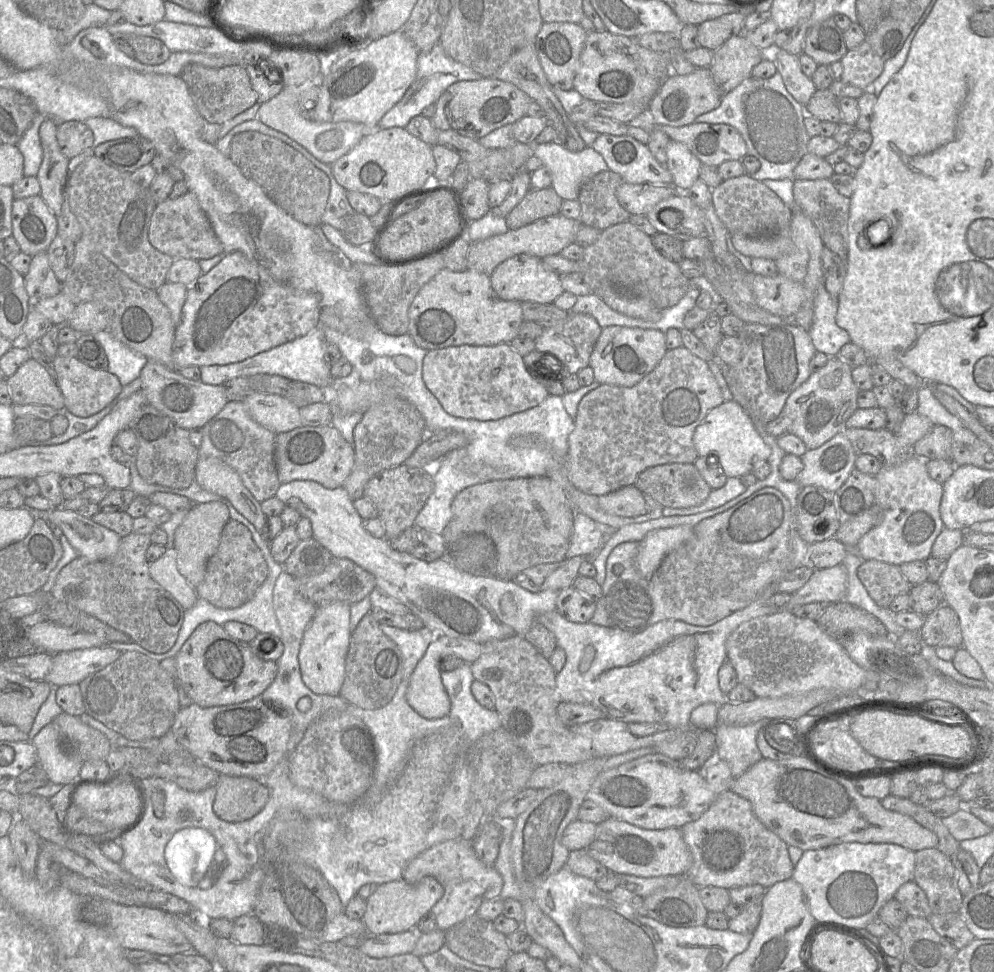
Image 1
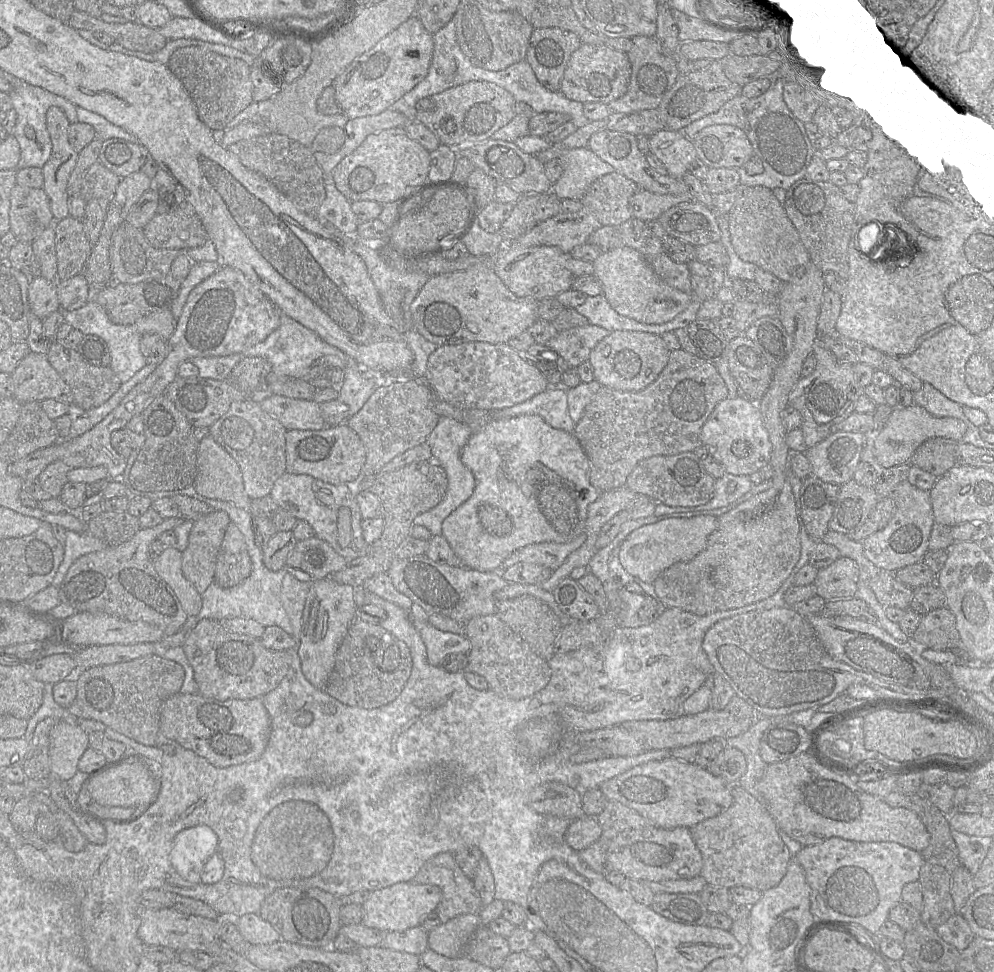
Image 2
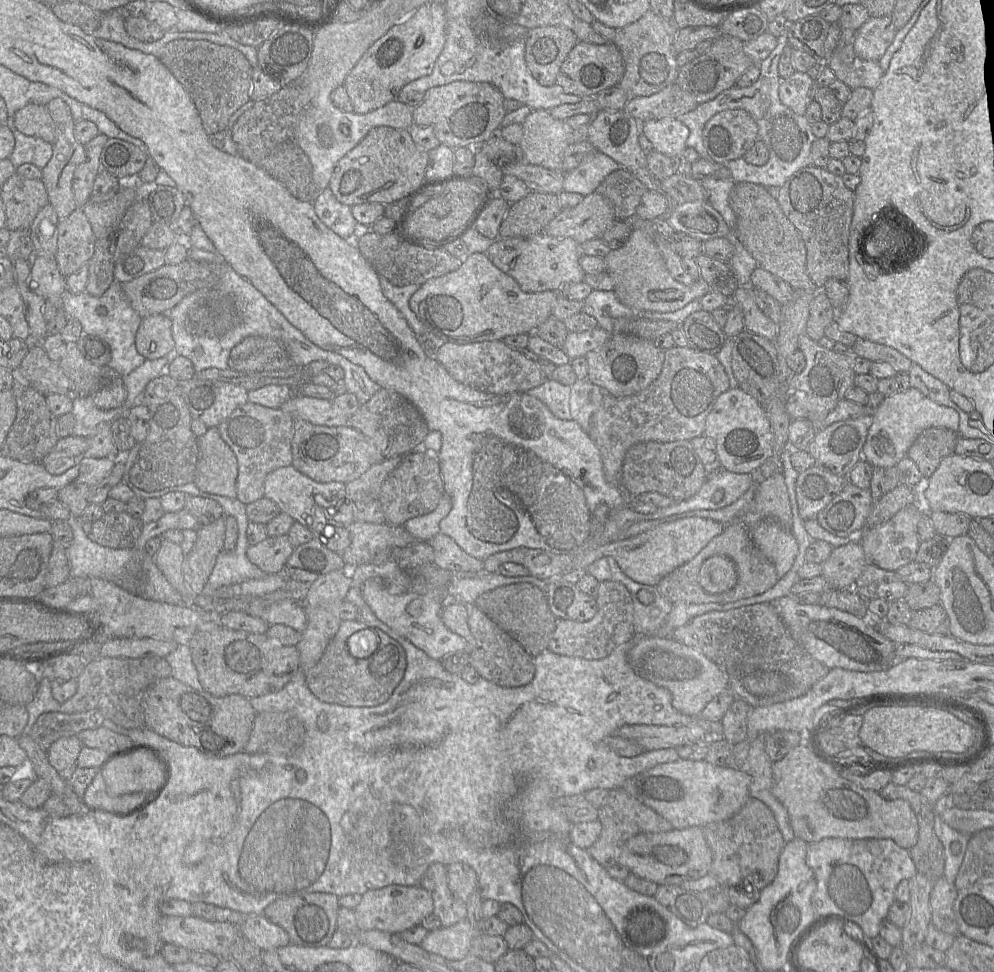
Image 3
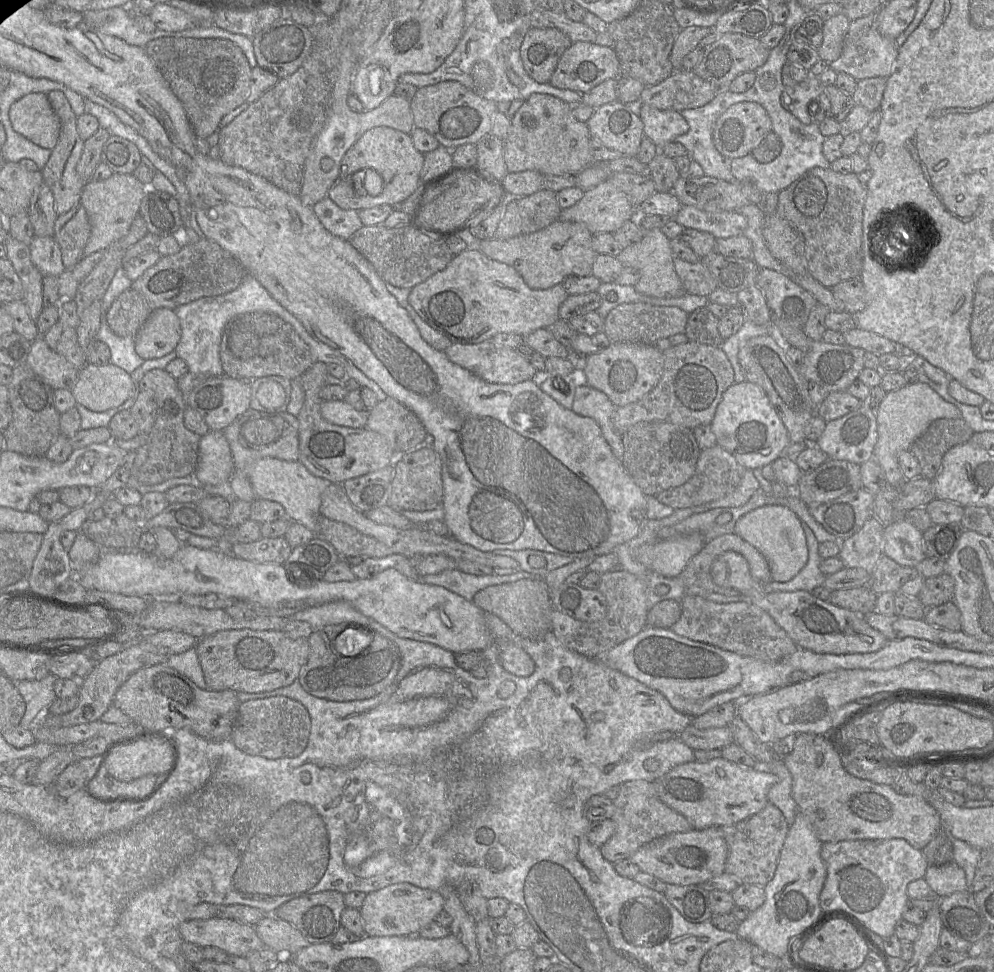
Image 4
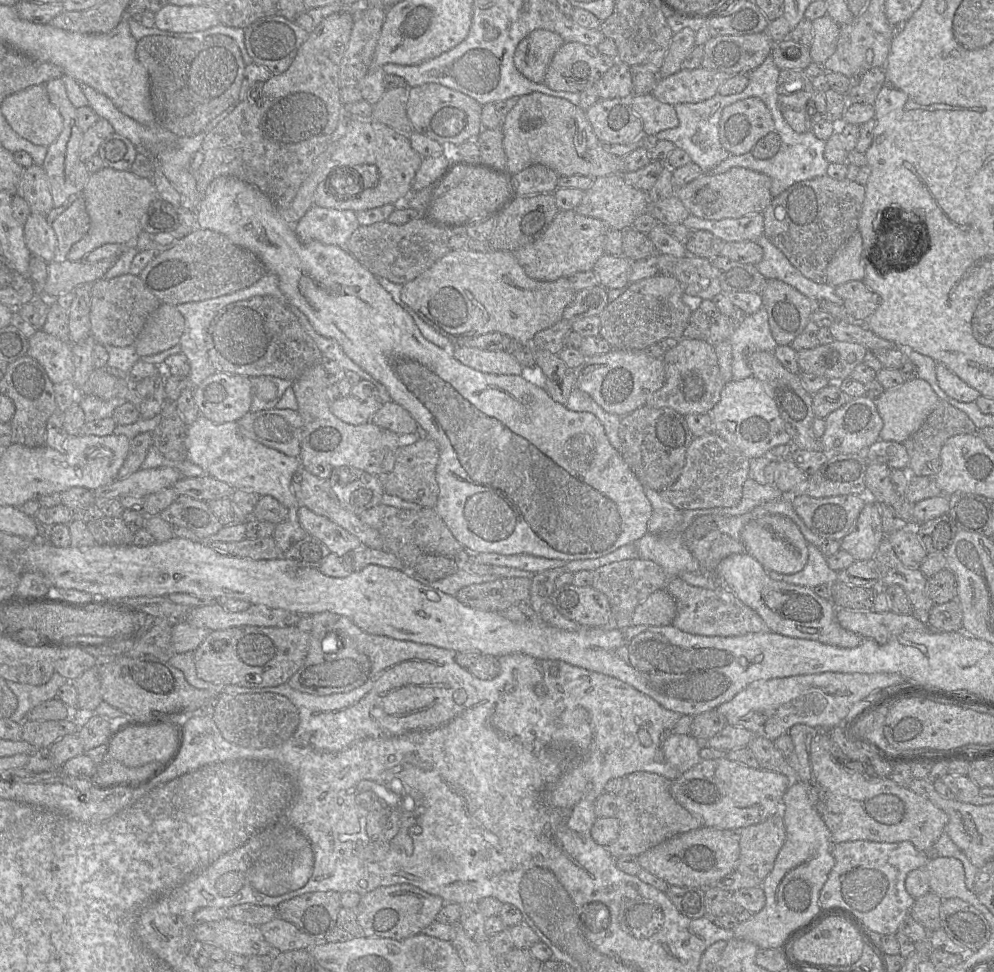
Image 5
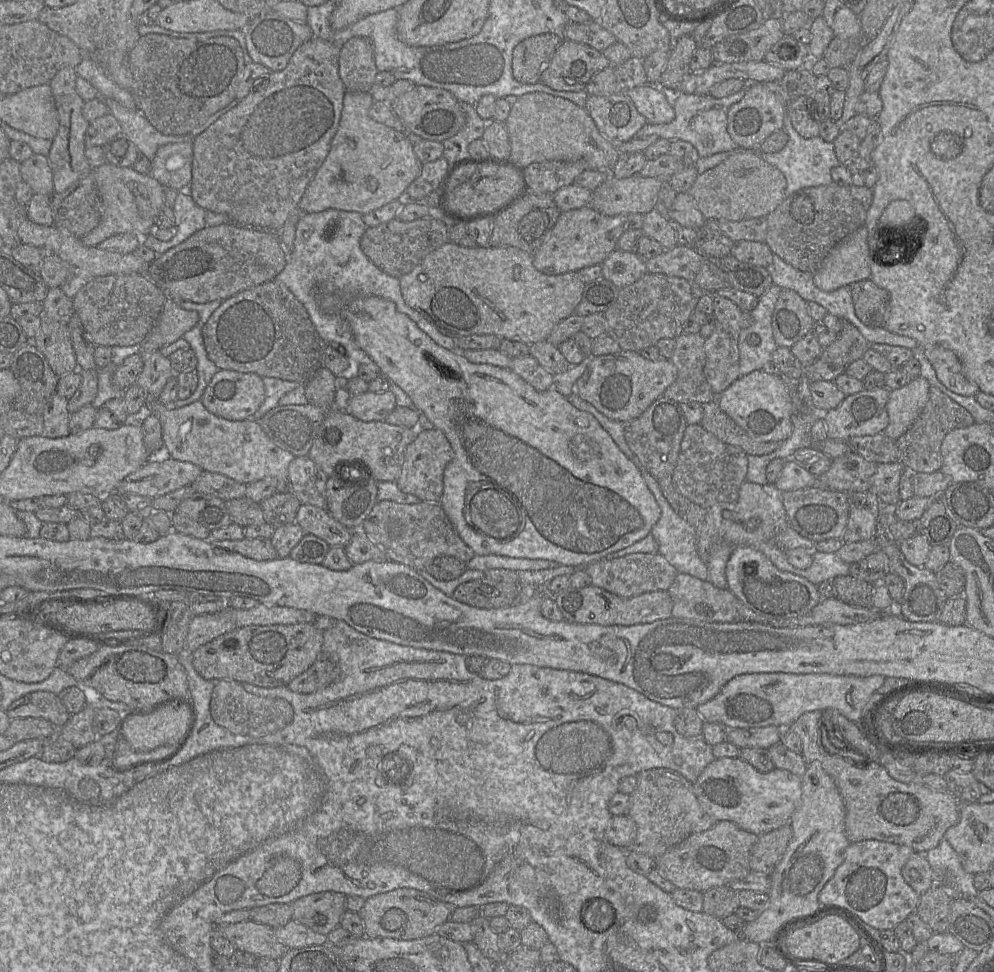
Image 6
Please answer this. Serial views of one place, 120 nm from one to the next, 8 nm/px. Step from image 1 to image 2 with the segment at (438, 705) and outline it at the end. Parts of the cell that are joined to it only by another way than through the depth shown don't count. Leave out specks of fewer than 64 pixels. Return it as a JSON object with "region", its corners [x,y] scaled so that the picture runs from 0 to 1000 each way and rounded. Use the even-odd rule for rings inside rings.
{"region":[[[414,627],[414,638],[429,665],[430,678],[435,685],[444,685],[446,678],[456,672],[470,673],[474,662],[467,652],[444,649],[433,643],[425,628]]]}

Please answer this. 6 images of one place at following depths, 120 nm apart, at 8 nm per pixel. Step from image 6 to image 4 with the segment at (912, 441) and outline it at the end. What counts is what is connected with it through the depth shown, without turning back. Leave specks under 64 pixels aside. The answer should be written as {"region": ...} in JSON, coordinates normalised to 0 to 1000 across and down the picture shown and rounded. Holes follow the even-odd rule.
{"region":[[[969,430],[940,432],[914,461],[927,481],[927,491],[939,494],[945,487],[950,467],[958,460],[974,455],[980,443]]]}

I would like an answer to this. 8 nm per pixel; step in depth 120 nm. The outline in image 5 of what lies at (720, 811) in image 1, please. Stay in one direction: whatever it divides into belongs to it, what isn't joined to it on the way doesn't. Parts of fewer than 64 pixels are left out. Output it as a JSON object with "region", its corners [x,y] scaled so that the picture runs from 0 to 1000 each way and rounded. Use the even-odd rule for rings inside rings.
{"region":[[[781,836],[766,847],[736,855],[742,855],[743,858],[744,881],[740,895],[768,906],[776,897],[781,882],[791,864],[791,852],[787,836]]]}

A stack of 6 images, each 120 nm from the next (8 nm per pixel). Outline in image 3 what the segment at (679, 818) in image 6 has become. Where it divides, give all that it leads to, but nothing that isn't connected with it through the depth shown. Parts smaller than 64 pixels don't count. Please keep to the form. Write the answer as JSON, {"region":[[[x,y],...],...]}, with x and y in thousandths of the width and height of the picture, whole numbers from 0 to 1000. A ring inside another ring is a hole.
{"region":[[[626,810],[613,814],[611,821],[603,831],[601,844],[606,848],[606,855],[600,866],[591,874],[610,894],[622,889],[624,872],[633,862],[645,857],[664,857],[678,853],[673,845],[636,820]]]}

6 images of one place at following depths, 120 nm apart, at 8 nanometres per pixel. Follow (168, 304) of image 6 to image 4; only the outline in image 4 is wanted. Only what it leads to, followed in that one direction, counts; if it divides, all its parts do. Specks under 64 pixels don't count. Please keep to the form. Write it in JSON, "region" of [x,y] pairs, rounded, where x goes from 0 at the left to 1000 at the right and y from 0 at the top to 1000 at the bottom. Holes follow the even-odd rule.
{"region":[[[171,317],[154,319],[136,346],[136,360],[145,370],[162,368],[176,361],[182,348],[178,323]]]}

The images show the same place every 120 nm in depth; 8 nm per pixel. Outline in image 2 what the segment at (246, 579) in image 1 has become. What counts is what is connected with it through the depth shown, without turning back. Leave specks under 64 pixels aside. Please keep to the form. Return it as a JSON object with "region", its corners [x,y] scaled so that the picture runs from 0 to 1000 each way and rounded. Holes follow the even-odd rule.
{"region":[[[230,538],[219,567],[215,599],[232,605],[246,597],[254,587],[254,579],[241,545]]]}

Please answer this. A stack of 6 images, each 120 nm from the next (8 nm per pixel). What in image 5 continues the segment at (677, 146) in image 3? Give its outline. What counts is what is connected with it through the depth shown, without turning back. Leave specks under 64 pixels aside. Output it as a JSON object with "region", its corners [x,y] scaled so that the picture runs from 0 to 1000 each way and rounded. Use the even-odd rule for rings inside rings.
{"region":[[[655,96],[636,98],[633,108],[645,122],[647,139],[657,143],[661,137],[682,130],[683,122],[677,108],[664,105]]]}

